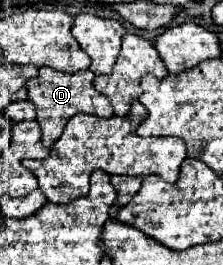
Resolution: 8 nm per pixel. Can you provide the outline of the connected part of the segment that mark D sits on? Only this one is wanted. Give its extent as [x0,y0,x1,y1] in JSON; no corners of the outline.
[27,67,113,147]

